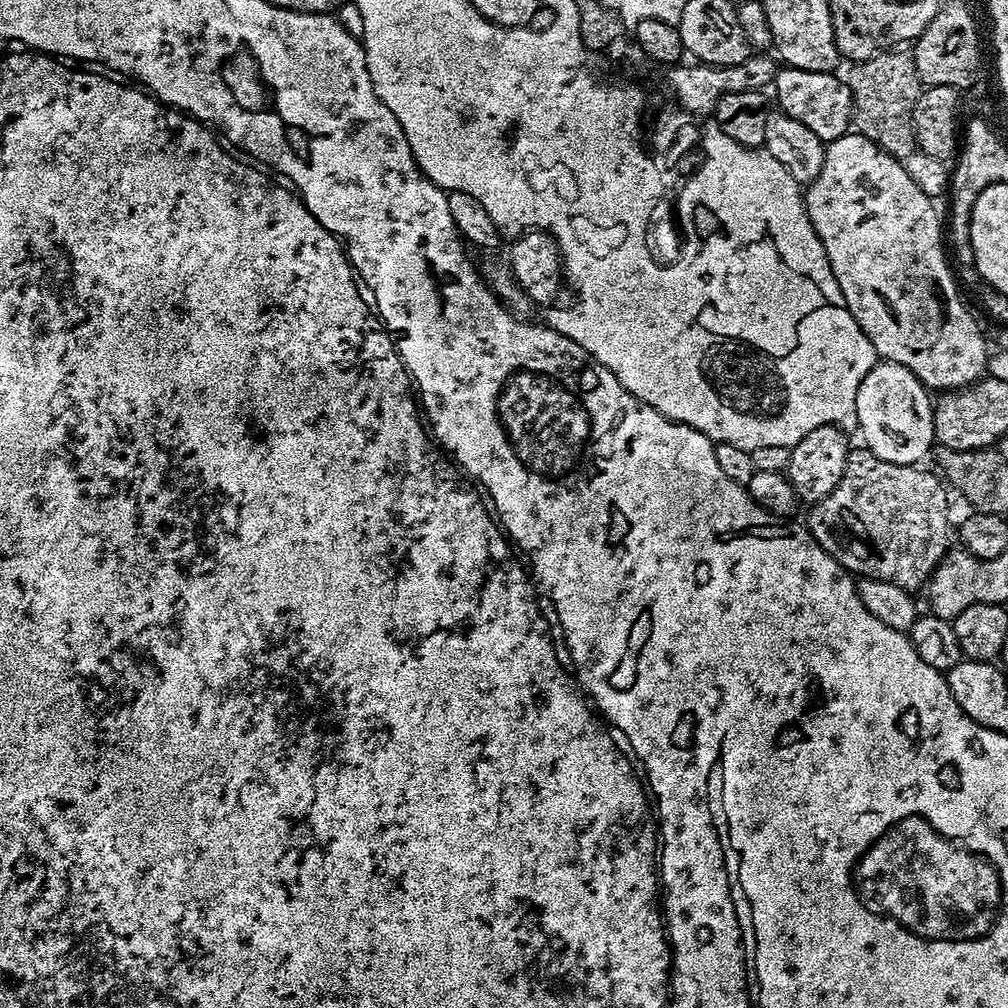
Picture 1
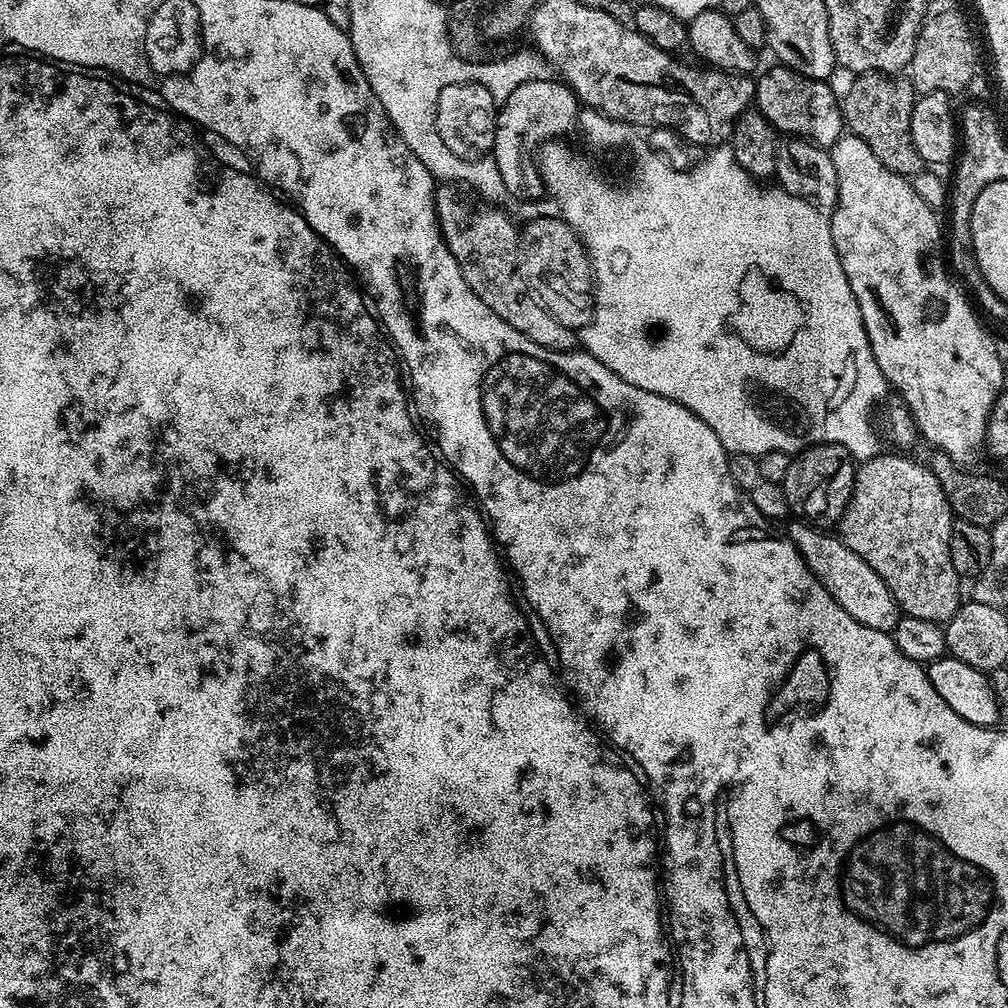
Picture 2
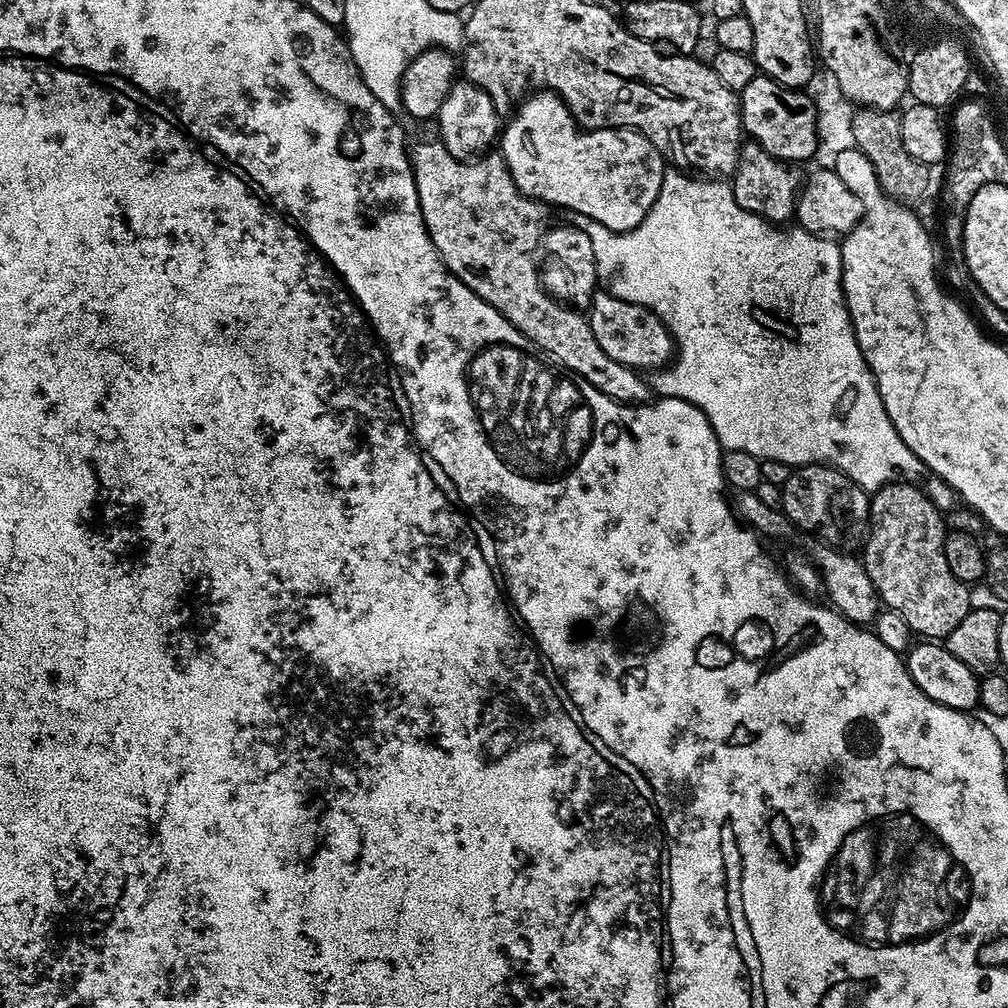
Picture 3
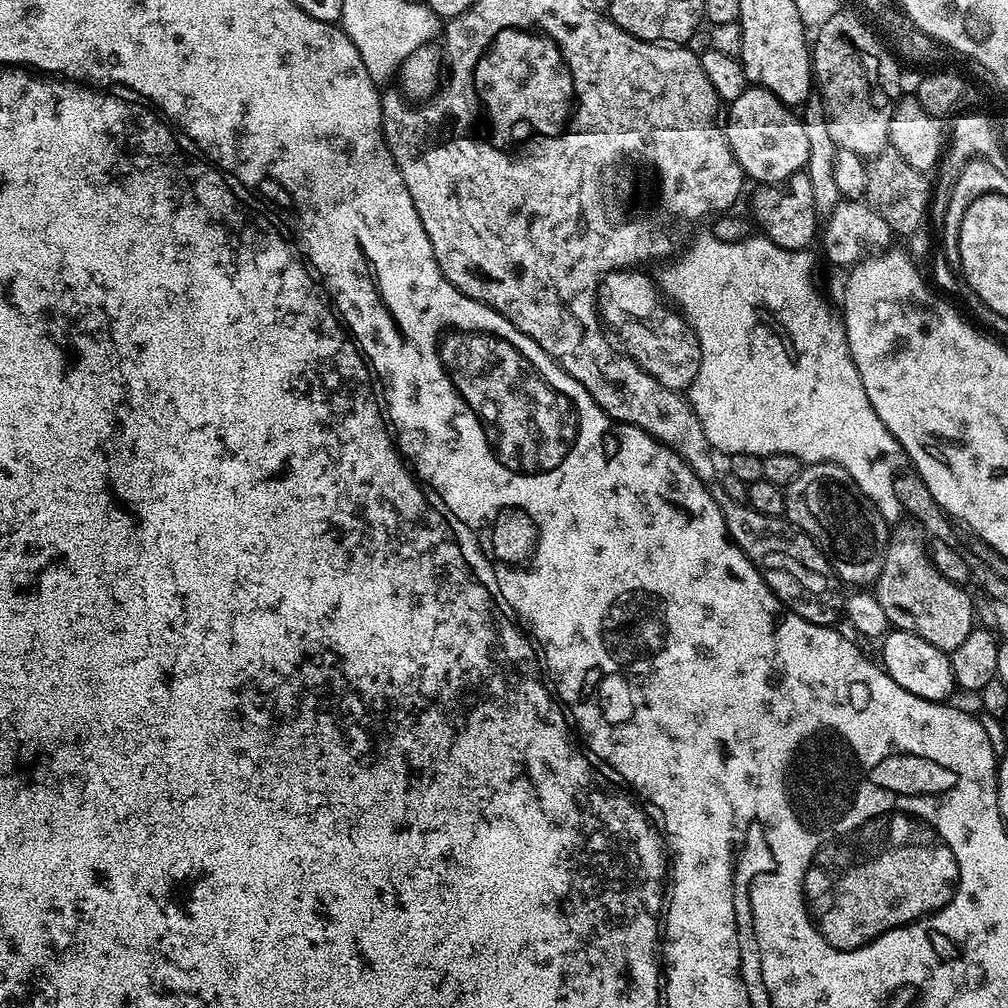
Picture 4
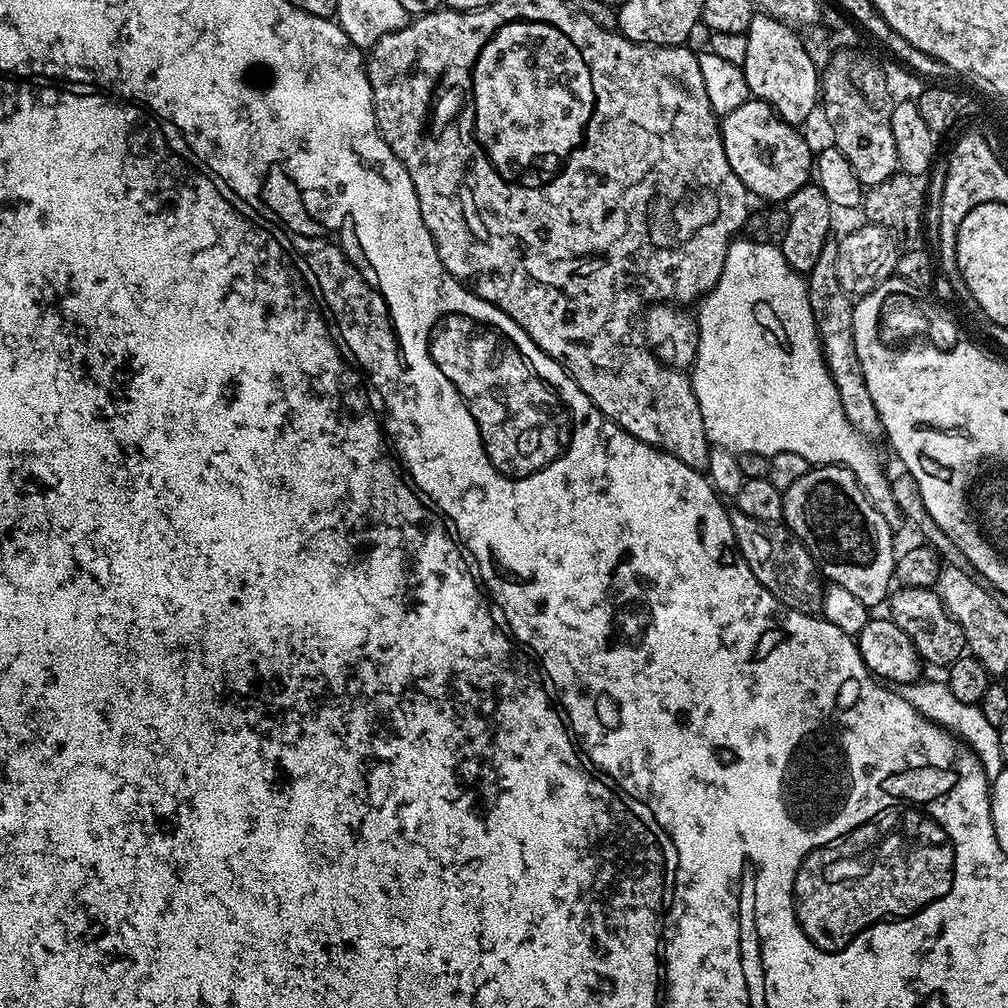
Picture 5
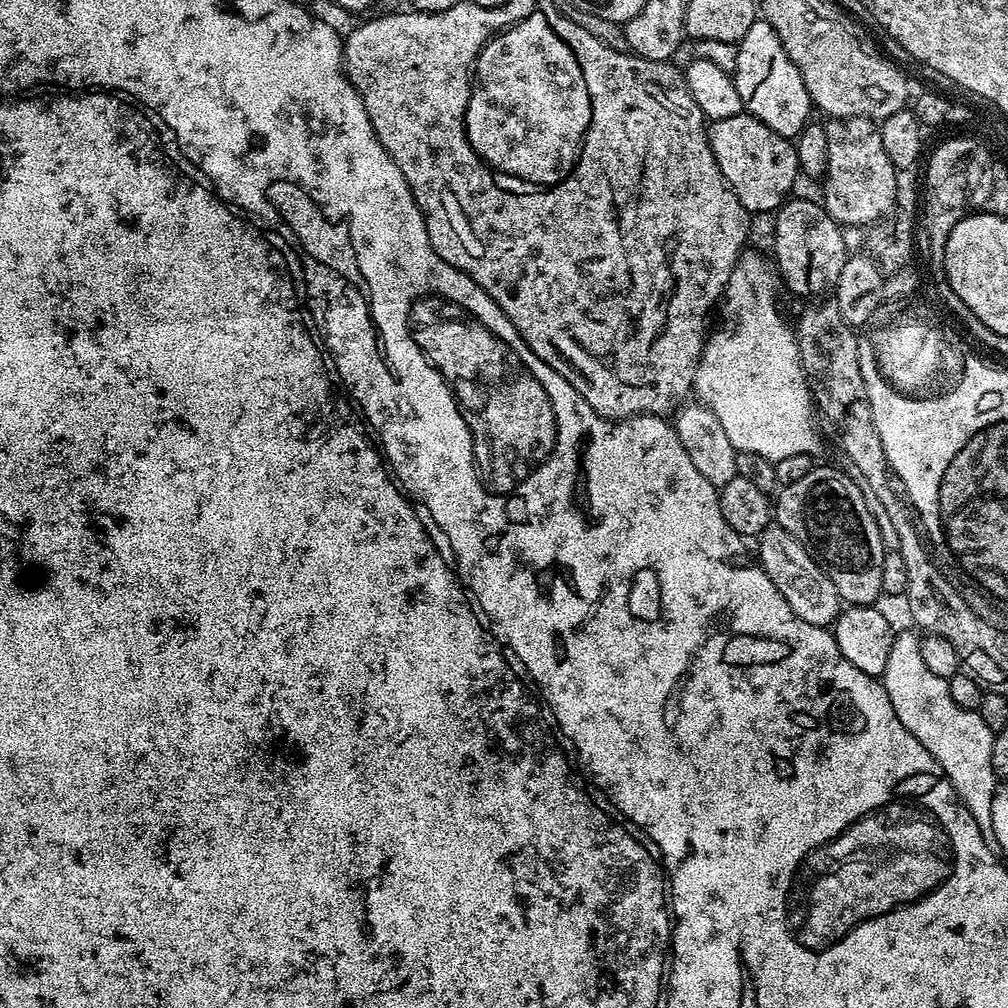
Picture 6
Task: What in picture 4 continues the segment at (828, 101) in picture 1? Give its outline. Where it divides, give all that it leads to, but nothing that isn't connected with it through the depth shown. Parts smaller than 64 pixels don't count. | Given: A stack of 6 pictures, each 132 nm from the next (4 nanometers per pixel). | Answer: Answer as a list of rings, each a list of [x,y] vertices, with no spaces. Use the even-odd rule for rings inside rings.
[[[755,86],[747,88],[727,105],[724,133],[734,158],[742,166],[749,181],[760,180],[756,182],[761,185],[778,184],[795,172],[807,169],[810,154],[807,130],[803,119],[792,112],[795,111],[770,94],[770,90]]]

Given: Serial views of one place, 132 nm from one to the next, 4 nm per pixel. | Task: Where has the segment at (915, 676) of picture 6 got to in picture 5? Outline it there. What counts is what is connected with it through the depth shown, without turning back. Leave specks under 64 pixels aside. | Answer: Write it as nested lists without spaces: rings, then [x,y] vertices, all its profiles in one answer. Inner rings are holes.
[[[921,679],[915,684],[909,684],[903,689],[902,694],[927,720],[952,733],[959,738],[970,749],[970,751],[980,759],[981,766],[984,767],[984,773],[990,778],[996,777],[997,774],[1006,766],[1002,758],[1002,749],[998,746],[998,730],[995,724],[986,722],[986,714],[975,704],[961,702],[959,698],[954,698],[950,694],[947,683],[936,680]]]

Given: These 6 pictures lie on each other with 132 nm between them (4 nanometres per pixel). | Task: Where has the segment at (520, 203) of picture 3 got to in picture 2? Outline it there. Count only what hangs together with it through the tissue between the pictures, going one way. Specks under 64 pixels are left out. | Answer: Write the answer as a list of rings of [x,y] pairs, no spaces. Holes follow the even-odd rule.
[[[441,183],[436,188],[436,221],[440,224],[440,233],[448,253],[458,262],[462,270],[462,278],[502,318],[502,322],[510,322],[518,334],[526,334],[530,342],[538,342],[538,346],[546,346],[546,350],[570,352],[577,347],[578,336],[573,329],[562,326],[562,322],[547,311],[528,287],[525,273],[521,265],[516,265],[518,252],[518,224],[491,203],[471,204],[463,200],[455,192],[453,185]]]

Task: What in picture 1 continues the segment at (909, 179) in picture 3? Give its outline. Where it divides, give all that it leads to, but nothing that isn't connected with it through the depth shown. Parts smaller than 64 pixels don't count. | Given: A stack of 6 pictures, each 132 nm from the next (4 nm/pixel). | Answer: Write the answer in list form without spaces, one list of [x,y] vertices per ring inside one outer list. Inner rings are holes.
[[[908,50],[879,52],[869,60],[853,63],[846,81],[852,95],[851,127],[901,162],[918,150],[912,119],[922,91],[915,55],[904,51]]]

